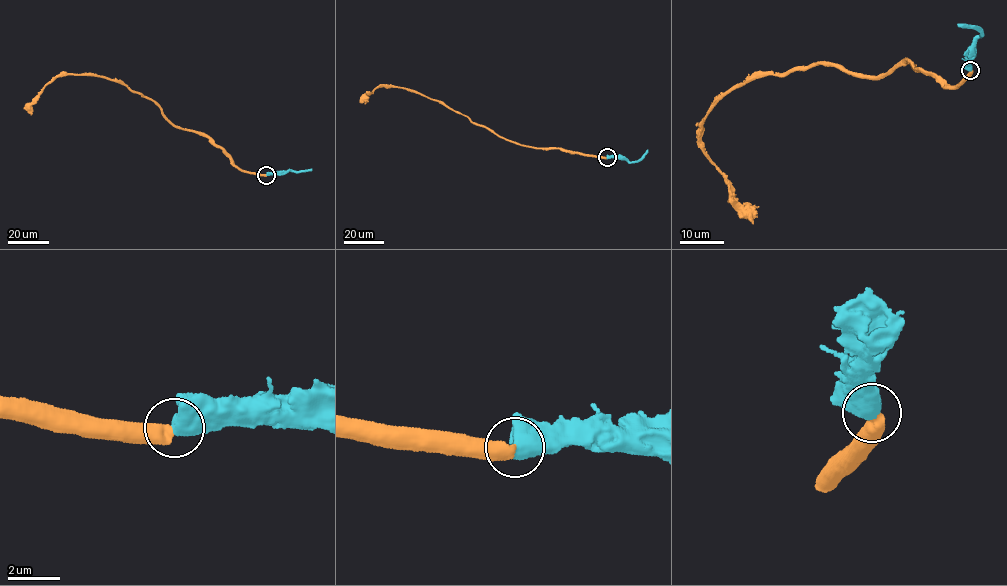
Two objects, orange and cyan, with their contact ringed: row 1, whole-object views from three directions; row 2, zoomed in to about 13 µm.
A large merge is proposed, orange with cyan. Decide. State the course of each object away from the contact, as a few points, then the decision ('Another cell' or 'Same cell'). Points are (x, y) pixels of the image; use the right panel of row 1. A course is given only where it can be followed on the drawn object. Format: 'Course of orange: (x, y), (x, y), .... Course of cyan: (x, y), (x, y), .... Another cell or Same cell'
Course of orange: (970, 70), (953, 87), (908, 62), (878, 79), (820, 64), (725, 94), (698, 140), (753, 224). Course of cyan: (970, 69), (976, 41), (983, 30), (957, 25). Another cell

